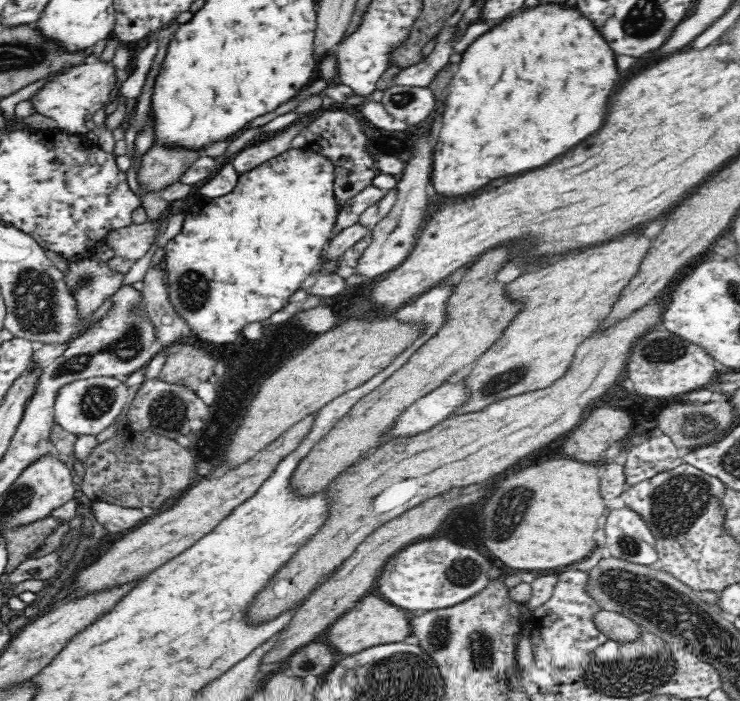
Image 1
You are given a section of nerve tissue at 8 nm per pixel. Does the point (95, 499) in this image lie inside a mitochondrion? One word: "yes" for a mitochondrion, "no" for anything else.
no

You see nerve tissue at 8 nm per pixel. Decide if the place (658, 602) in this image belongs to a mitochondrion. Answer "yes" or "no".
yes

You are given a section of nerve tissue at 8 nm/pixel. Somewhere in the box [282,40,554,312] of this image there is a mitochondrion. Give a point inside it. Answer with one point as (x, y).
(400, 98)

